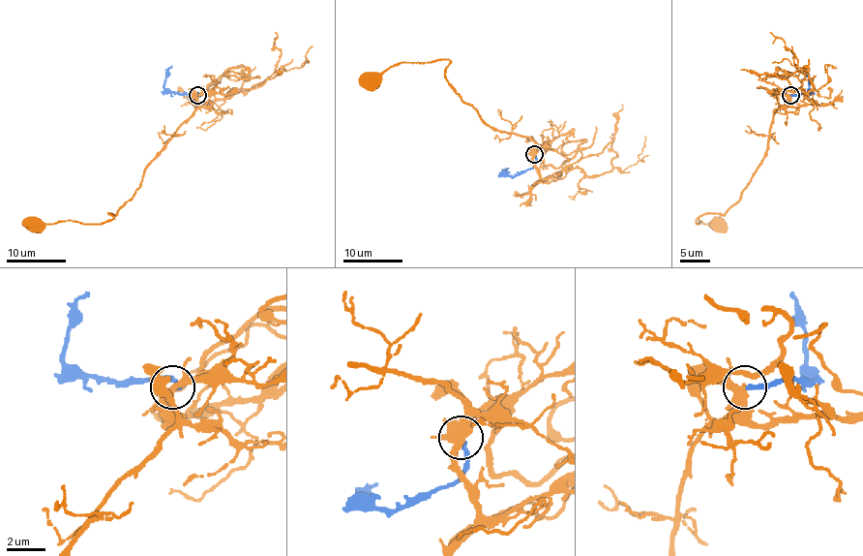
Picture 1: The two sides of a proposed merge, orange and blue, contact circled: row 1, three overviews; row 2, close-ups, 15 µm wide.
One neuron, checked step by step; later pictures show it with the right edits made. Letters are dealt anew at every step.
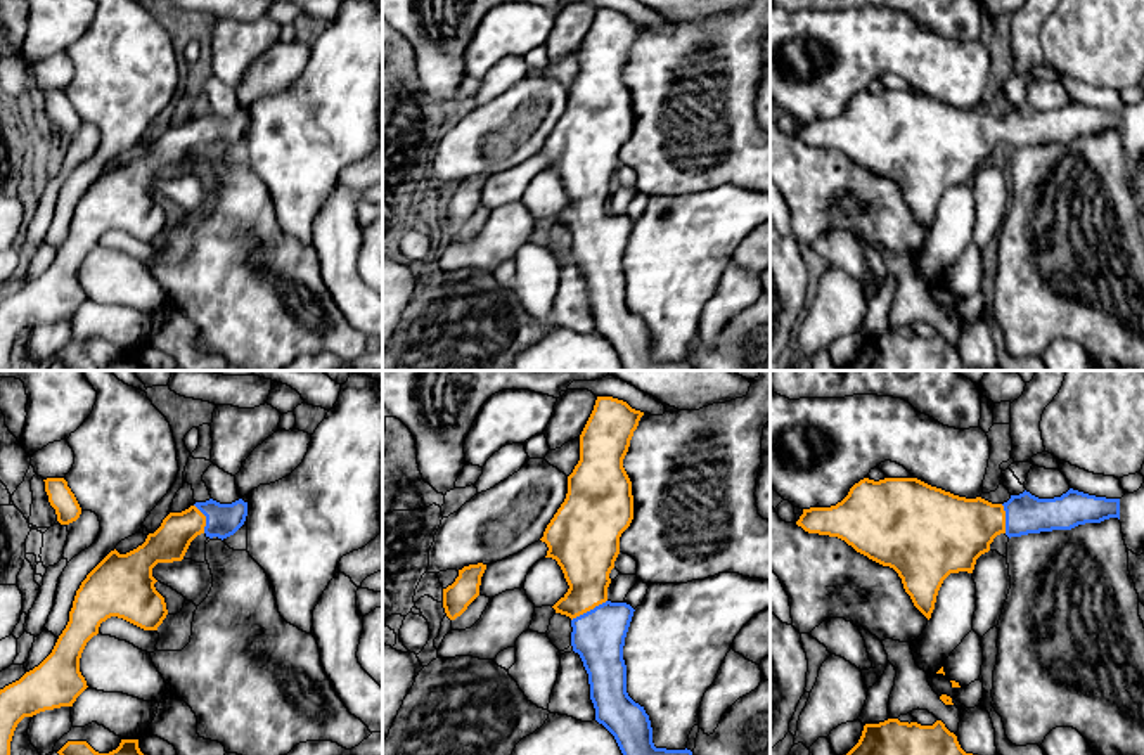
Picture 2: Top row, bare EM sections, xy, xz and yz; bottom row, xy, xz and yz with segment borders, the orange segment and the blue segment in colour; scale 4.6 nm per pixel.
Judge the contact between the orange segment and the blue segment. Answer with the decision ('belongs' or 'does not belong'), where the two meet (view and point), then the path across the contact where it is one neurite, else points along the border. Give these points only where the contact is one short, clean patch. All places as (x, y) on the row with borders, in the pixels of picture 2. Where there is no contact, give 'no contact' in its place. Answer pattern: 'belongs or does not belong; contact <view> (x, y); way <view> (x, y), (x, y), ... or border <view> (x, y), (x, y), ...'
belongs; contact xz (589, 610); way xz (585, 556), (589, 610), (597, 624), (597, 636)

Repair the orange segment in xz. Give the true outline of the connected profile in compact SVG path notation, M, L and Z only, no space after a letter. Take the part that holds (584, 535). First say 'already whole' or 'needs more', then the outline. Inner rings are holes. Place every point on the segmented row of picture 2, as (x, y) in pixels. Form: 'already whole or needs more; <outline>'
needs more; M597 397L580 435L580 461L568 476L566 499L540 540L549 547L545 558L557 561L569 585L552 608L571 618L571 646L588 674L595 720L614 736L623 755L692 755L687 748L654 746L649 715L627 693L623 646L635 610L627 603L607 599L609 573L620 554L620 537L633 519L632 481L623 468L623 459L642 416L644 412L632 409L623 400Z

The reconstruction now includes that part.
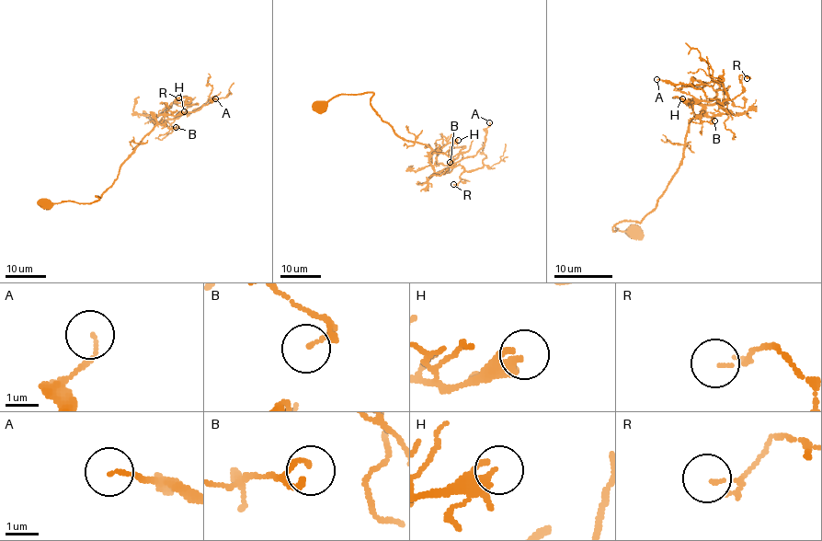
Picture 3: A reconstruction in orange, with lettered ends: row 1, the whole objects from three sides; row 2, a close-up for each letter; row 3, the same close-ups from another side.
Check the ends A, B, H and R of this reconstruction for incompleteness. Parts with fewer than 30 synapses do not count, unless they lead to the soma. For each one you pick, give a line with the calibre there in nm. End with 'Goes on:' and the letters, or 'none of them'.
Goes on: none of them

